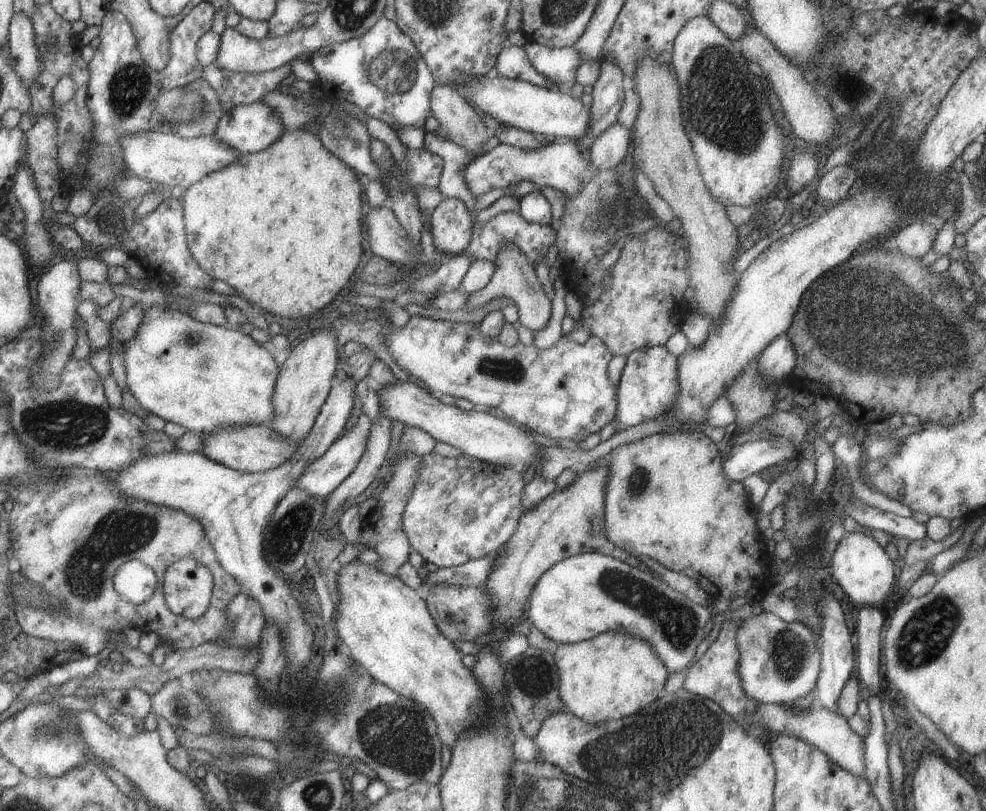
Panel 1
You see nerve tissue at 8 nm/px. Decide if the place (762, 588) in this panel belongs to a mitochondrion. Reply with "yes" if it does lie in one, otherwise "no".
no

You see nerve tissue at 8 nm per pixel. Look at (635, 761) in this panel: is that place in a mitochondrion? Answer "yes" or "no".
yes

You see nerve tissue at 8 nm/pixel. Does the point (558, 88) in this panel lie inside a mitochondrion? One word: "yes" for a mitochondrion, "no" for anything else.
no

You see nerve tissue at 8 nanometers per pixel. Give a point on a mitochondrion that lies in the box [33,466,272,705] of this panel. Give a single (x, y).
(121, 534)

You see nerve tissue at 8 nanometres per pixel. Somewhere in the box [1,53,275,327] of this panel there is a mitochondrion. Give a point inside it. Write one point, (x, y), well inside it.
(127, 89)

